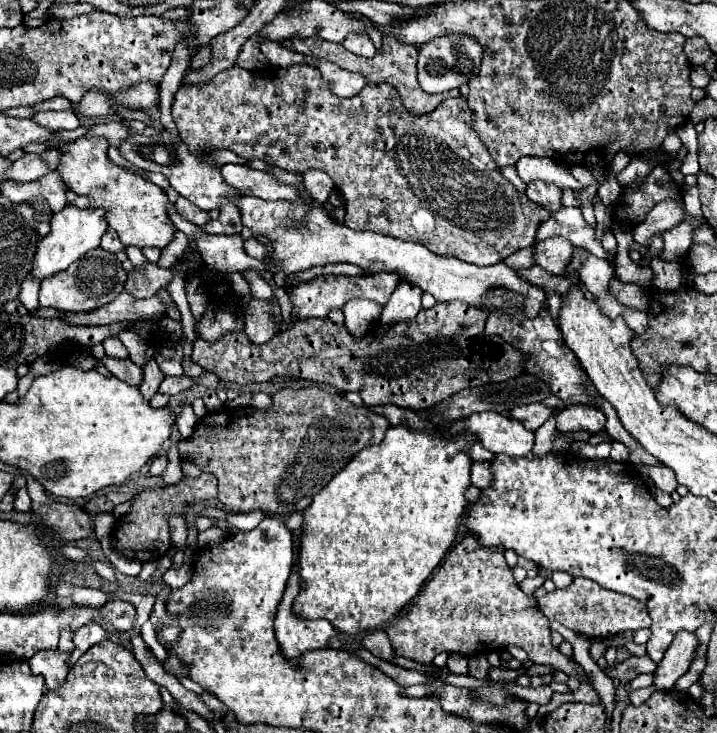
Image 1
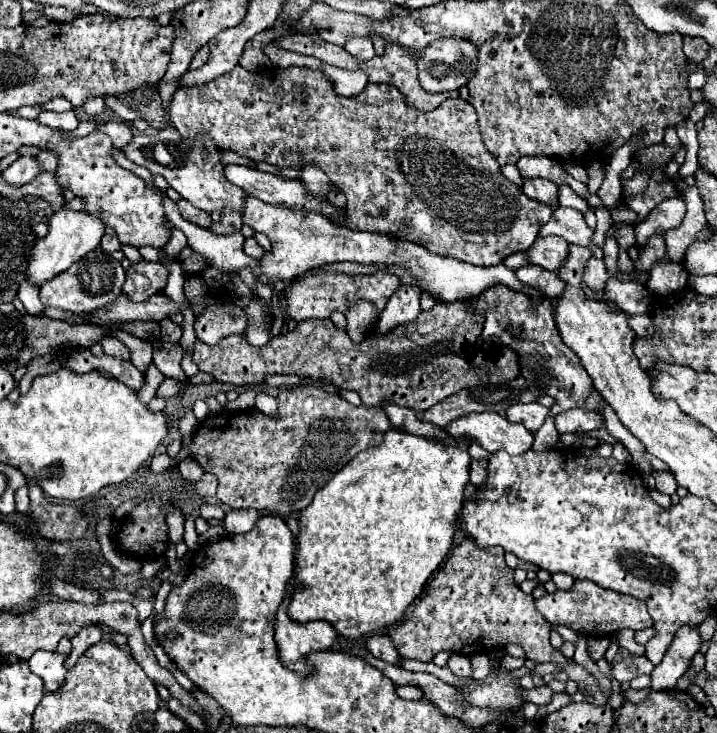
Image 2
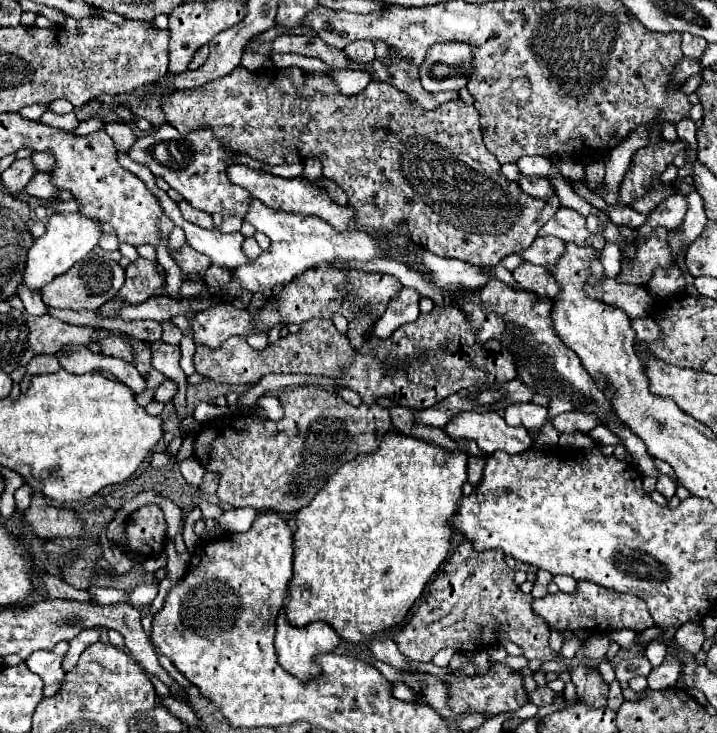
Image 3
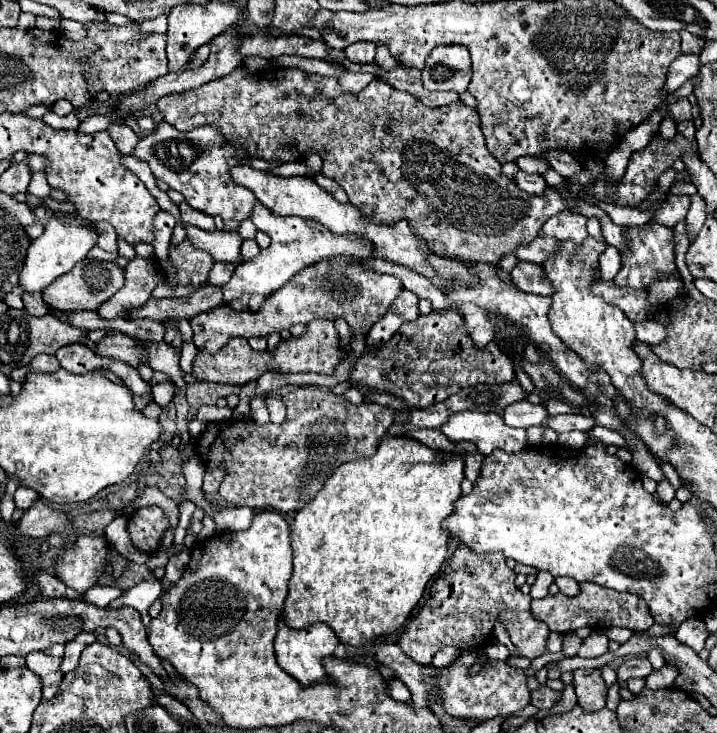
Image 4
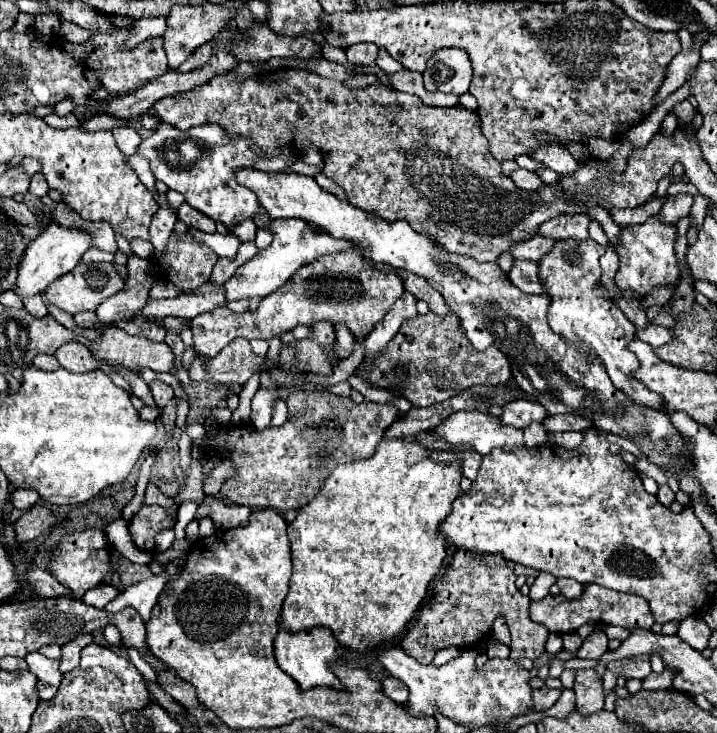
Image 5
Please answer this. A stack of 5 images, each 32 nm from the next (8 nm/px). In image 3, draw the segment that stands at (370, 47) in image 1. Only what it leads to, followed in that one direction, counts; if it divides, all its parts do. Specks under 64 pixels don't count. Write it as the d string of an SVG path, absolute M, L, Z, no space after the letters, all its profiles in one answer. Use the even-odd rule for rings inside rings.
M354 40L344 50L356 62L370 62L374 58L374 44L370 40Z

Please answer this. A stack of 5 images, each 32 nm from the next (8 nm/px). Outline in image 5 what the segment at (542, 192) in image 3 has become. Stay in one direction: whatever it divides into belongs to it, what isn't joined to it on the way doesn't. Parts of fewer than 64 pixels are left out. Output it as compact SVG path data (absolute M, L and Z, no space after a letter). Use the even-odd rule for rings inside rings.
M518 168L516 172L512 172L510 178L512 178L512 182L514 182L518 188L528 190L528 192L538 192L538 190L544 186L544 182L540 180L538 174L528 172L528 170L522 170L522 168Z

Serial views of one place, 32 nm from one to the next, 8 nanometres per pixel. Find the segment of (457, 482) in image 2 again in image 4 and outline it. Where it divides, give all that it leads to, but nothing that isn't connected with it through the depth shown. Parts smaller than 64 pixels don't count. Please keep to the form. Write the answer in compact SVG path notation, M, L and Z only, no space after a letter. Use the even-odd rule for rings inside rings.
M384 436L384 440L380 442L378 450L374 456L370 458L358 458L354 462L348 462L344 466L340 466L330 478L328 482L322 486L322 490L316 494L316 498L312 502L308 502L308 506L304 506L300 512L296 512L294 524L292 524L292 550L294 550L294 572L290 578L290 590L288 590L288 598L284 602L284 620L290 628L306 628L314 622L324 622L328 624L336 636L352 646L360 646L366 644L370 640L376 640L378 634L390 634L394 630L400 630L406 622L406 618L410 616L410 612L414 610L414 606L418 604L418 600L422 598L426 584L430 582L430 578L440 570L446 552L448 552L448 540L450 540L450 532L442 528L442 522L454 512L454 502L462 496L460 484L464 480L464 456L454 454L452 458L444 460L440 450L434 450L414 438L406 438L406 436Z

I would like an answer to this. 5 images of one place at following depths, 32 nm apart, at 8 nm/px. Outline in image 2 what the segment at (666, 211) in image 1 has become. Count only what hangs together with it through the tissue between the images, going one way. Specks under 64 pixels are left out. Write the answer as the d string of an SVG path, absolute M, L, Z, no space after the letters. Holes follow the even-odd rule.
M668 198L664 202L660 202L648 216L644 222L640 222L636 226L636 242L640 246L646 246L648 238L660 230L670 230L682 224L682 218L686 214L686 204L684 200L678 198Z

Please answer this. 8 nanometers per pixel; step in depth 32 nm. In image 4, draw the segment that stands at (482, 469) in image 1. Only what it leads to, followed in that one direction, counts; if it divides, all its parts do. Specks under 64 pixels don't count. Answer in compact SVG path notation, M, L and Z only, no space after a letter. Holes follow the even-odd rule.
M464 454L464 456L466 456L466 478L470 482L476 482L480 476L484 456L482 454Z

